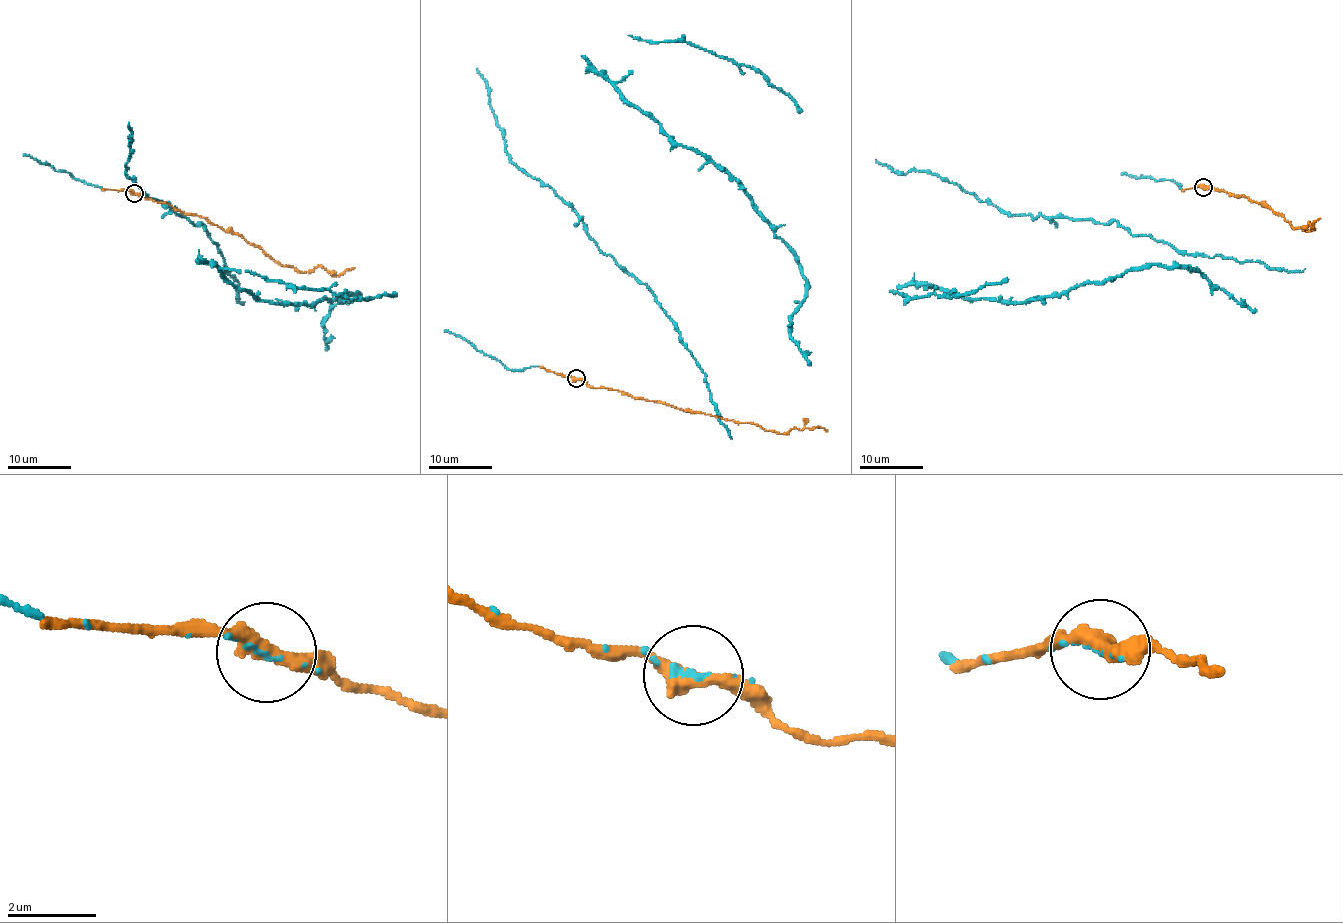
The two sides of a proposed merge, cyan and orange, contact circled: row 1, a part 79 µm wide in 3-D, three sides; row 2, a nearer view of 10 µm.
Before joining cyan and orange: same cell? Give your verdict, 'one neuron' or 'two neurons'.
one neuron

